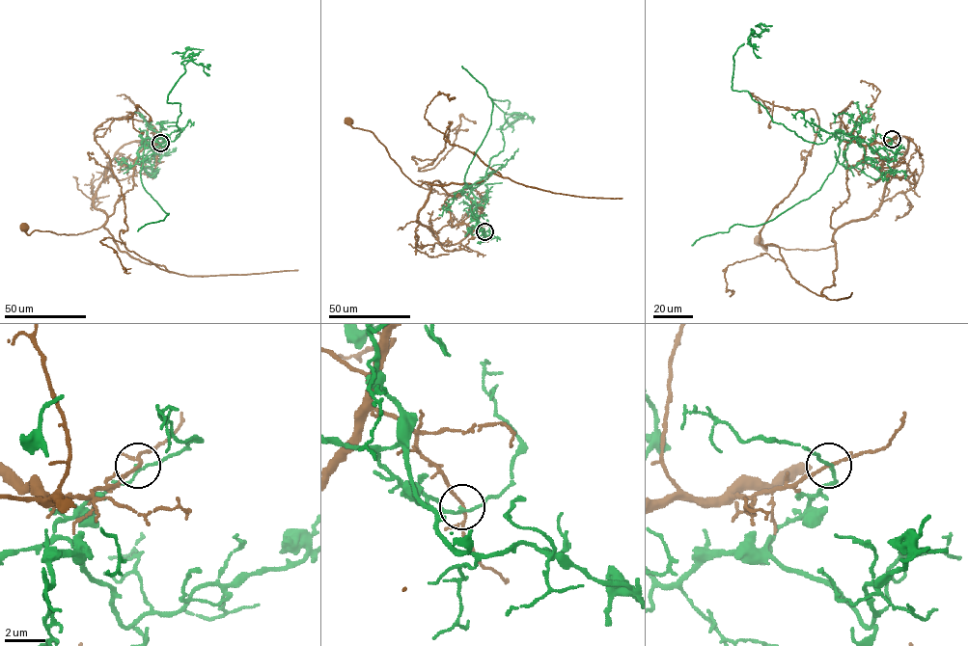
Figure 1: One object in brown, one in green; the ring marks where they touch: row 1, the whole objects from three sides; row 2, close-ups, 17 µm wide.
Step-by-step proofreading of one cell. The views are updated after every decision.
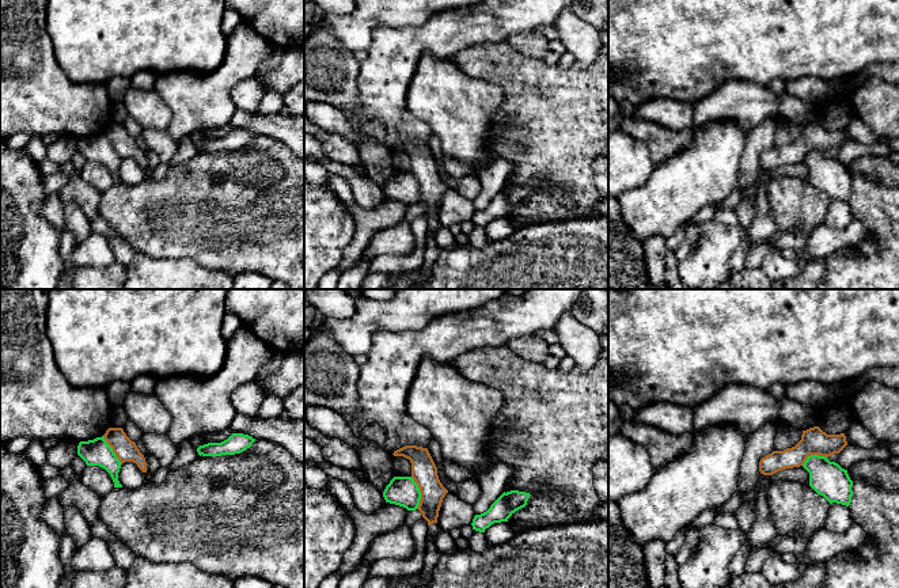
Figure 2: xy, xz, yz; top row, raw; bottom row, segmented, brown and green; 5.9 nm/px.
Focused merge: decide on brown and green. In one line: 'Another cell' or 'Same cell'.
Another cell

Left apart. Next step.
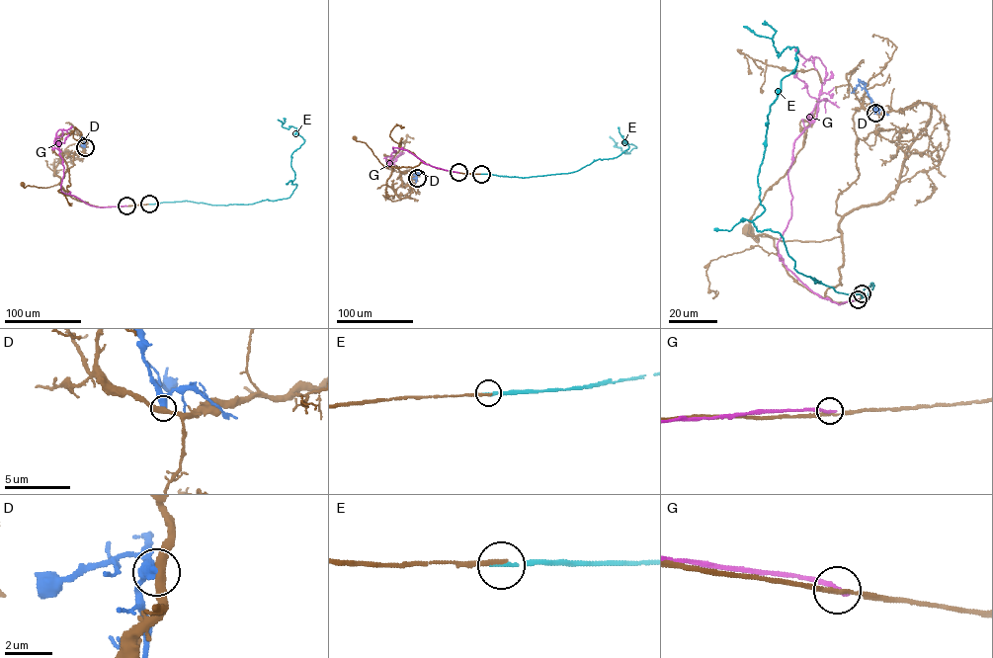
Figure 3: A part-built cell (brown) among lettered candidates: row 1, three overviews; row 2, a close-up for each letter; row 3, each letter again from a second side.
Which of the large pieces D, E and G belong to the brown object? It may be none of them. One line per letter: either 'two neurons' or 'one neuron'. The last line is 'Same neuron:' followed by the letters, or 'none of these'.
D: two neurons
E: one neuron
G: two neurons
Same neuron: E

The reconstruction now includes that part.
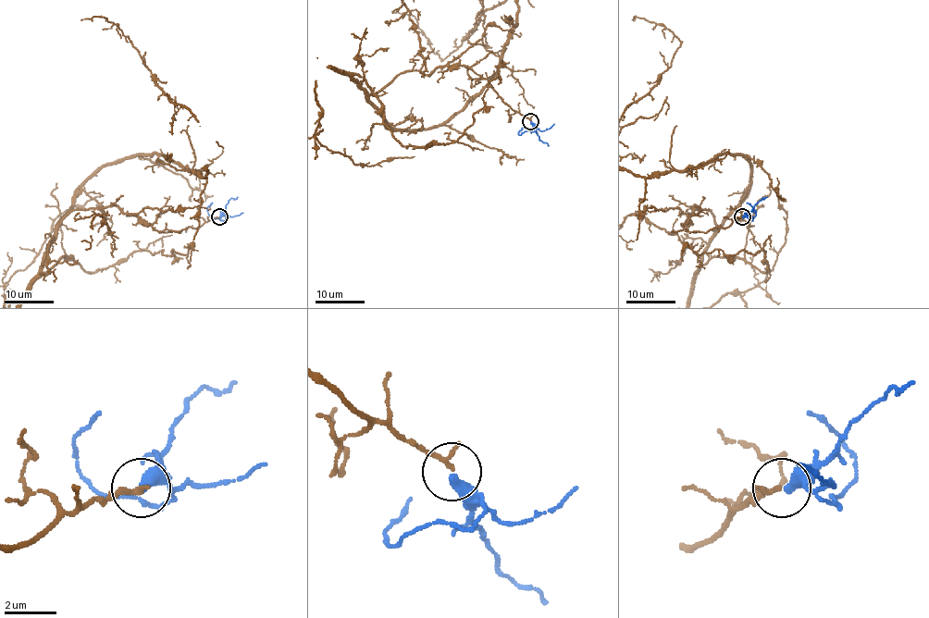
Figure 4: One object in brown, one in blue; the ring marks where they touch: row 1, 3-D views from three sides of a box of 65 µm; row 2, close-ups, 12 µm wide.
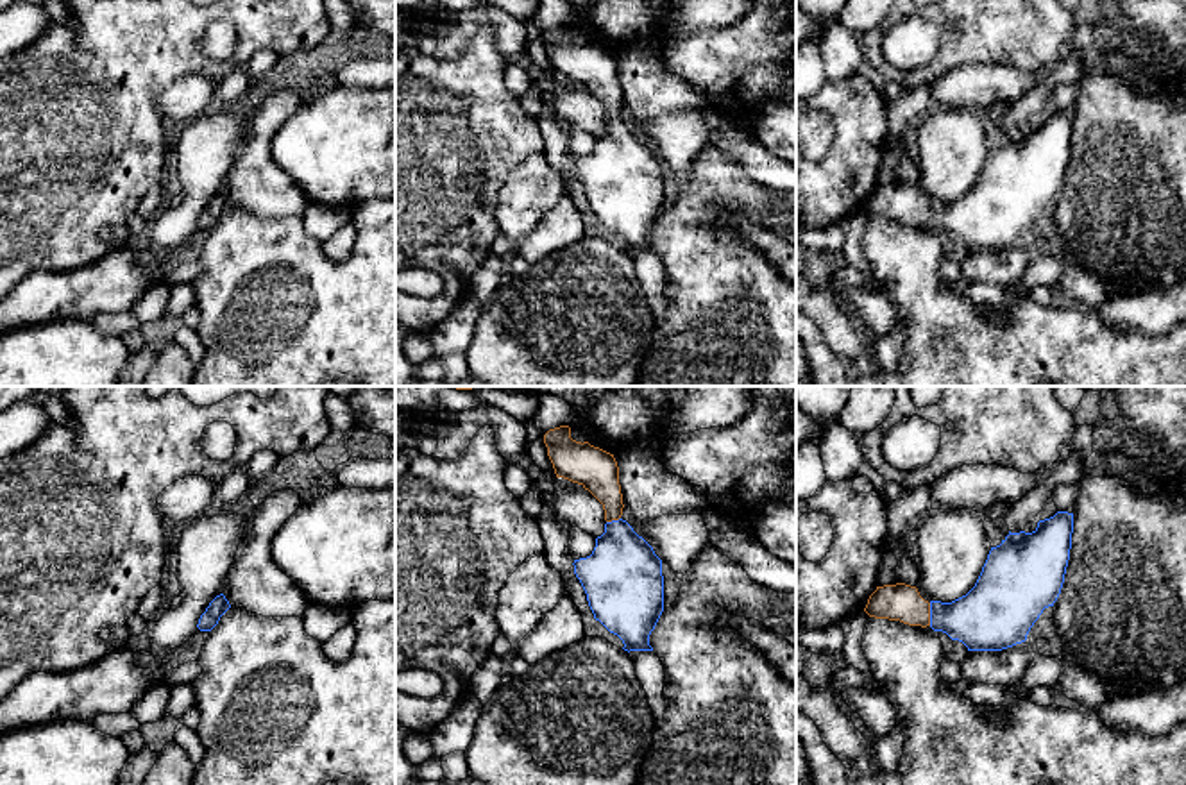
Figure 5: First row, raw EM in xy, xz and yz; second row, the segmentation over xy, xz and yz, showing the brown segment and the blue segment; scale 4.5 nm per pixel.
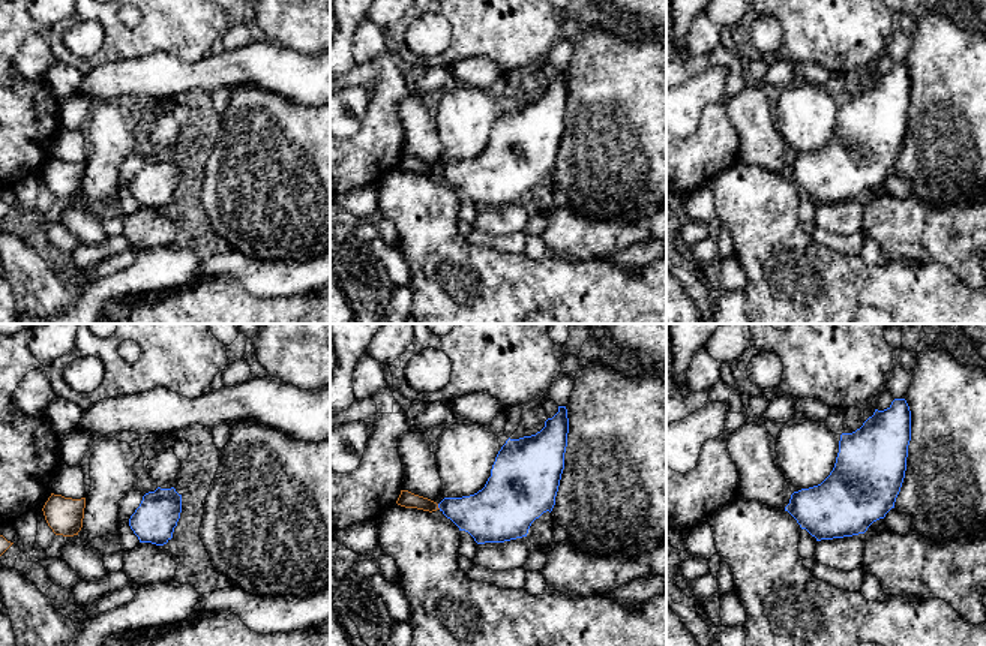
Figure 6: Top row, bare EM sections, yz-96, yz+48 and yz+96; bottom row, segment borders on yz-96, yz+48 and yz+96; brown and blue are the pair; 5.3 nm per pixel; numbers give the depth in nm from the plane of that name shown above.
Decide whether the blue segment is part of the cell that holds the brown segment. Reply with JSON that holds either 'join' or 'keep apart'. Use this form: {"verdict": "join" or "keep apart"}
{"verdict": "join"}

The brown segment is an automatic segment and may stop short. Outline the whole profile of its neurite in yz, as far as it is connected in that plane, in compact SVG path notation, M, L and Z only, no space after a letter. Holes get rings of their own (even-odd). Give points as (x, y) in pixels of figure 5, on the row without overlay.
M1057 111L1039 120L1032 132L1011 132L991 147L975 186L952 202L925 200L916 186L896 182L877 186L864 211L875 218L930 225L962 241L968 250L1002 250L1021 243L1045 207L1057 200L1070 159L1073 113Z

